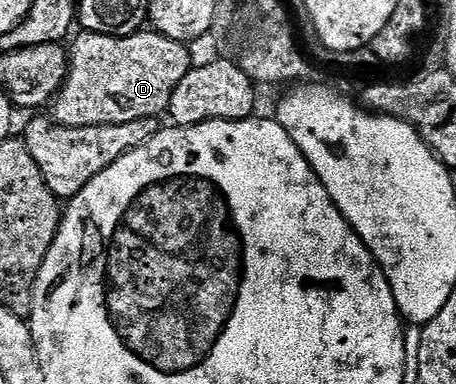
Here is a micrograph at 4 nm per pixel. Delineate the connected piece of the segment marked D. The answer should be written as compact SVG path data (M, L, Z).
M87 31L79 35L81 37L68 49L68 74L64 86L50 105L52 120L66 127L98 127L130 123L134 119L147 117L159 118L168 112L174 87L186 79L189 69L194 65L194 60L188 54L189 46L185 42L163 37L155 31L131 33L129 37L111 37Z

